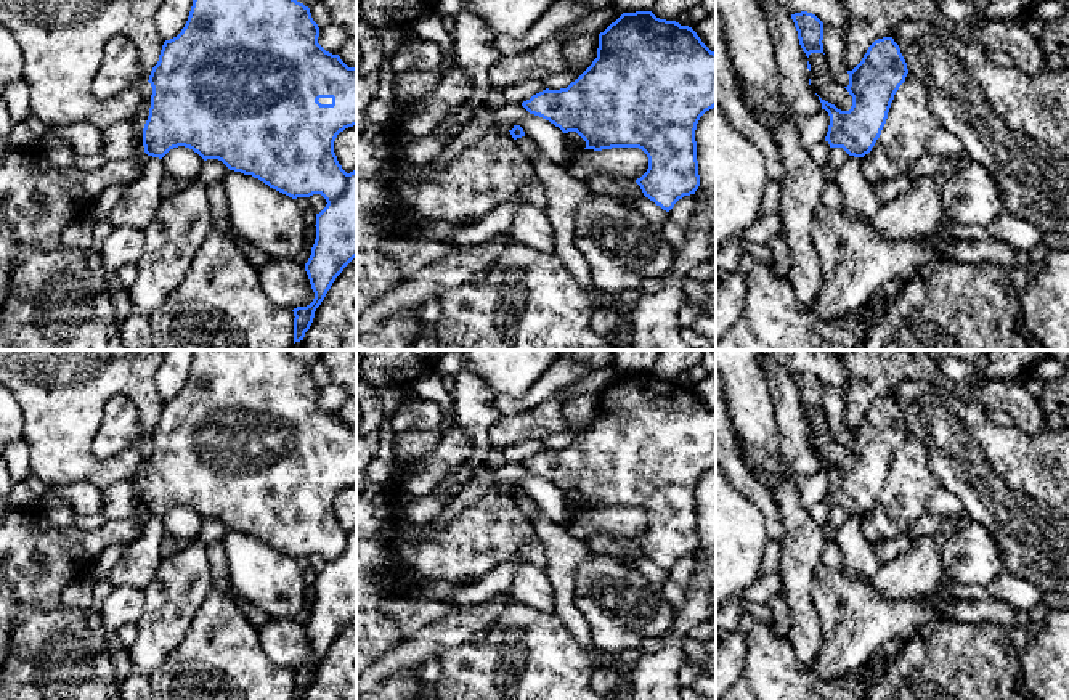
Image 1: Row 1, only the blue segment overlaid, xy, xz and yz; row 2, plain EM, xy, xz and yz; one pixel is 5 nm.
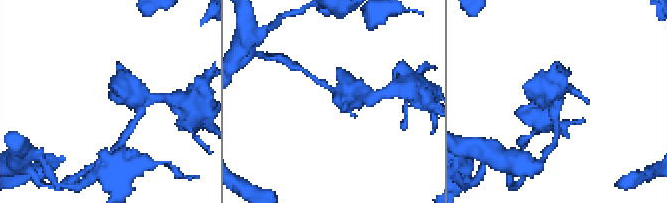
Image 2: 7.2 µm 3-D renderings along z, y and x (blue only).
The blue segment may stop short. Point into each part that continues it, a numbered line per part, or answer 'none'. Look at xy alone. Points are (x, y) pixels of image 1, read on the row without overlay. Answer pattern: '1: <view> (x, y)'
none

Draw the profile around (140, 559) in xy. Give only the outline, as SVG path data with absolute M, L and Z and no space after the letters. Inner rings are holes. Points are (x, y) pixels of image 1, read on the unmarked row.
M148 515L143 533L125 546L119 562L112 567L109 583L114 588L144 589L162 560L159 544L164 533L162 519Z

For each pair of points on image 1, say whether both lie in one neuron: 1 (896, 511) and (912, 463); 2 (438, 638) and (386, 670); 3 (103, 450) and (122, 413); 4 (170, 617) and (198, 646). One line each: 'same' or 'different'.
1: same
2: same
3: same
4: different

